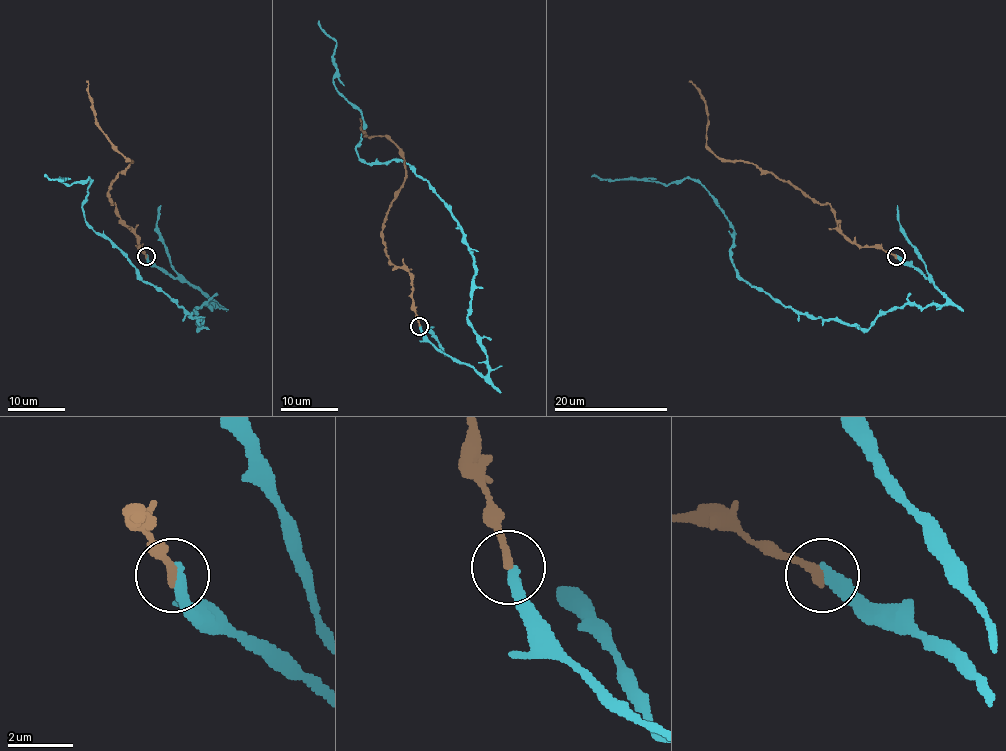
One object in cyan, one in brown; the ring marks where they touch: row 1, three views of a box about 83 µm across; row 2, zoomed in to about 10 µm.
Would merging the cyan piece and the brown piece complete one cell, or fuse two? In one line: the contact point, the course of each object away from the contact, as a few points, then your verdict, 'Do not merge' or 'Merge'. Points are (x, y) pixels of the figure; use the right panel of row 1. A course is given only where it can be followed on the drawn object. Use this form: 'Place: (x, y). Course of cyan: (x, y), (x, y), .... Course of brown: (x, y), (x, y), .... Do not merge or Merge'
Place: (896, 256). Course of cyan: (897, 257), (947, 301), (886, 311), (867, 329), (798, 314), (738, 274), (734, 228), (698, 181), (591, 177). Course of brown: (896, 257), (857, 247), (828, 204), (746, 161), (722, 161), (707, 144), (702, 94), (688, 82). Merge

